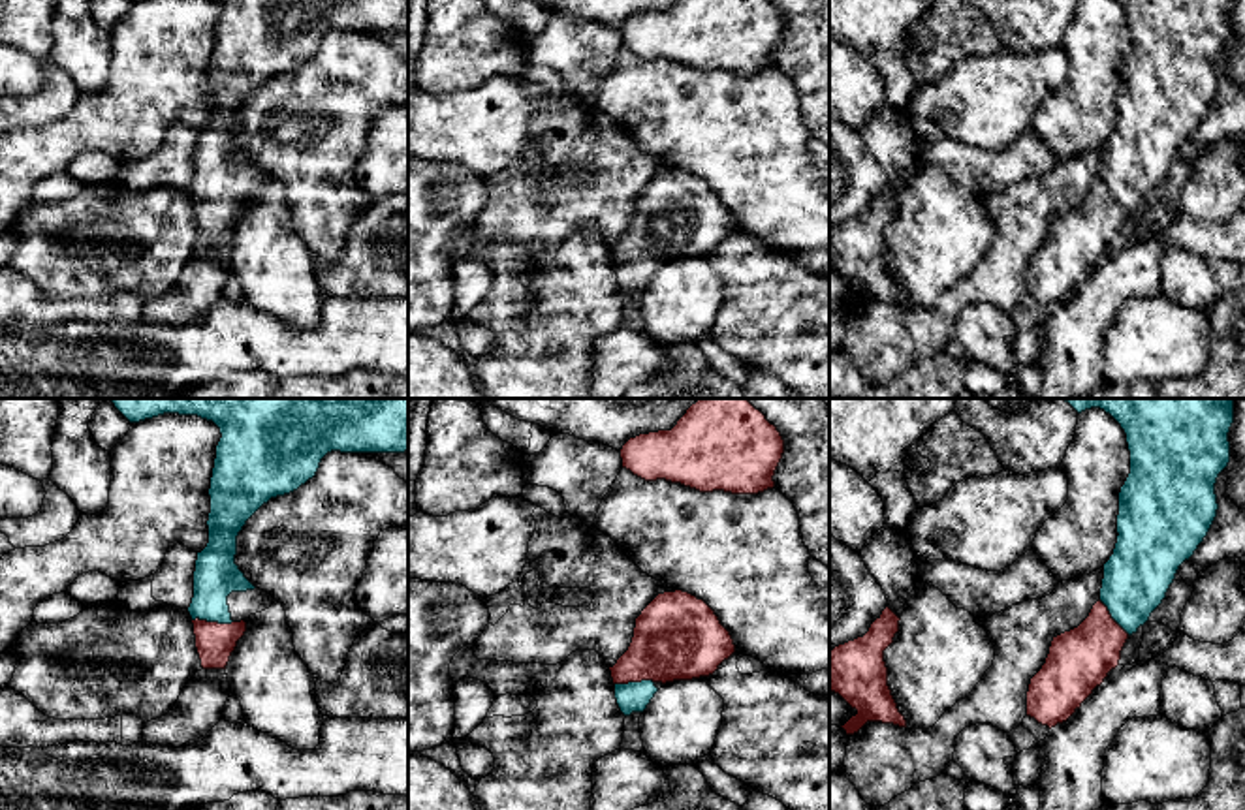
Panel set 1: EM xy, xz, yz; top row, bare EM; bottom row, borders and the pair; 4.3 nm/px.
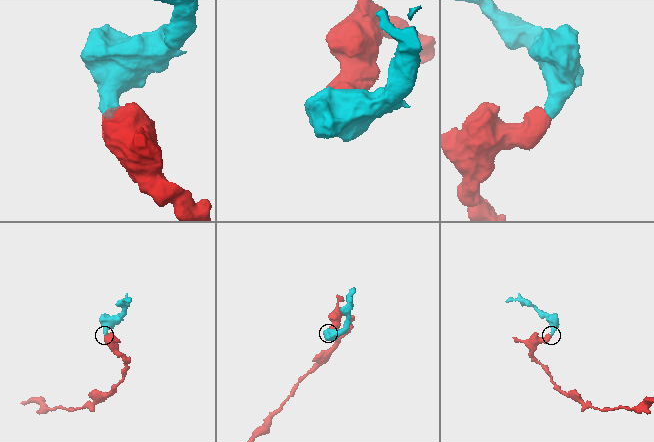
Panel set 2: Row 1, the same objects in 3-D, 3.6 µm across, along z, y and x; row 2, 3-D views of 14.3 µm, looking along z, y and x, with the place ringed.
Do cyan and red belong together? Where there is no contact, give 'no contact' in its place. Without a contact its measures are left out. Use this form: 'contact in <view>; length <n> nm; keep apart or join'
contact in xy; length 180 nm; join

